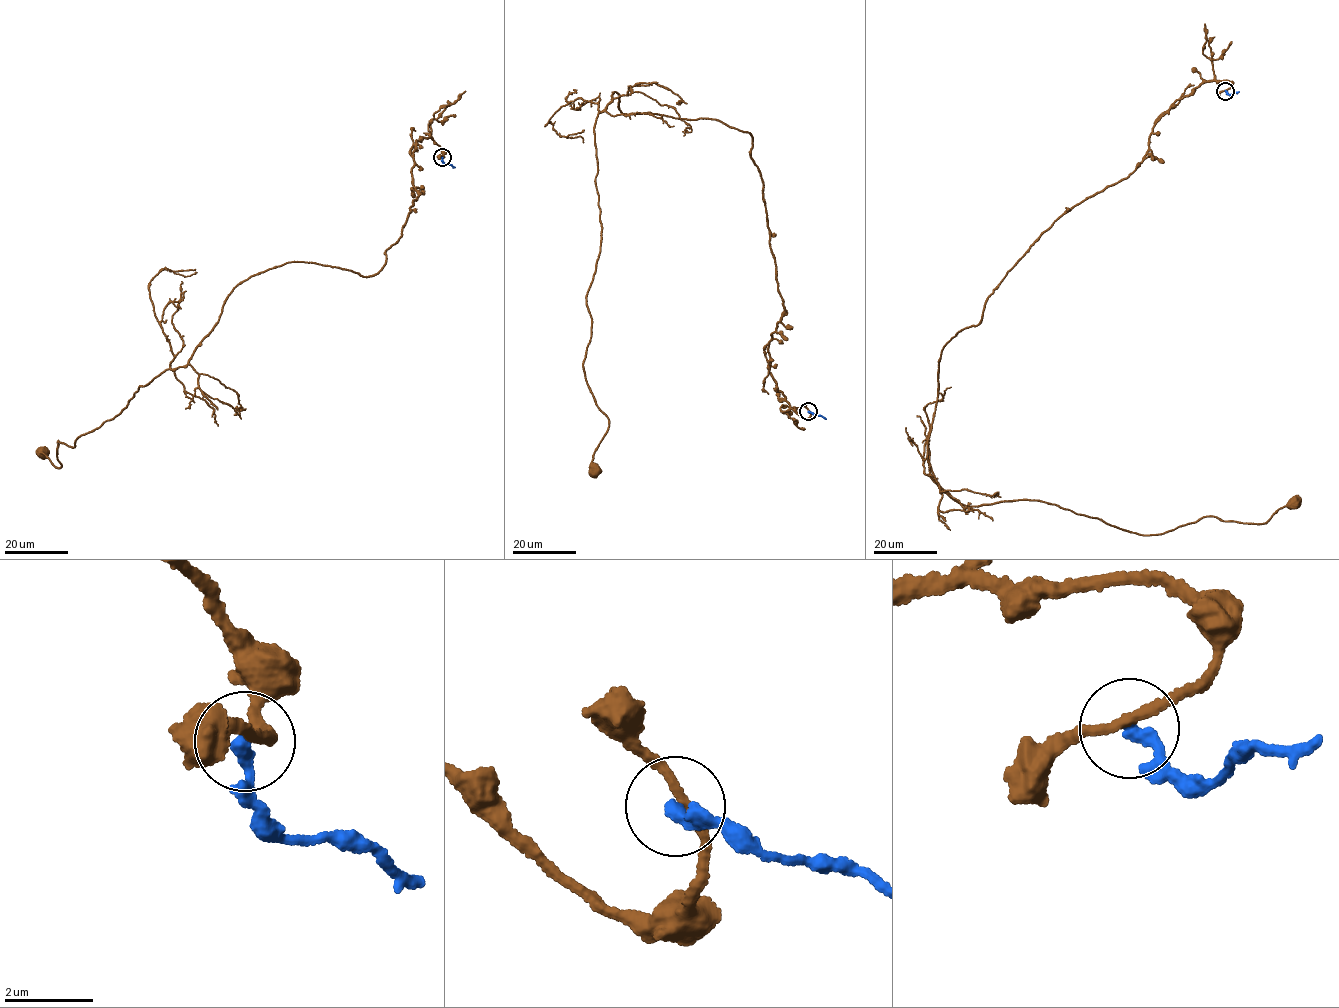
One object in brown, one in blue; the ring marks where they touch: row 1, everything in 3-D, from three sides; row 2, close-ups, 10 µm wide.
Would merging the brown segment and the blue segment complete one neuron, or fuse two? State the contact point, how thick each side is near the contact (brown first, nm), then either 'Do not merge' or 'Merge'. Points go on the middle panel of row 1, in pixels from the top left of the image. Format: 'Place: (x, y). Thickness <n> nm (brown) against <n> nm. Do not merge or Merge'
Place: (808, 411). Thickness 200 nm (brown) against 280 nm. Do not merge

